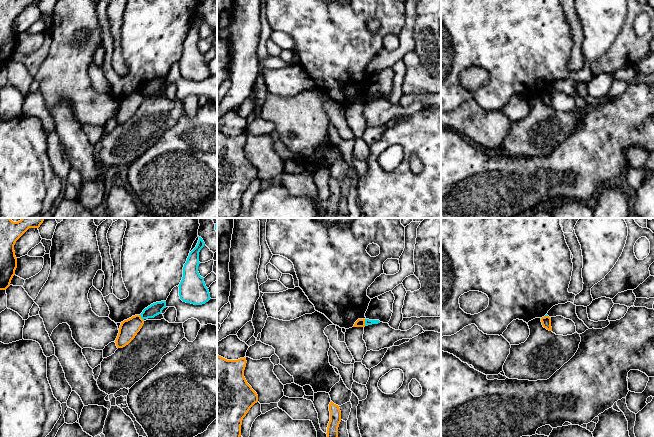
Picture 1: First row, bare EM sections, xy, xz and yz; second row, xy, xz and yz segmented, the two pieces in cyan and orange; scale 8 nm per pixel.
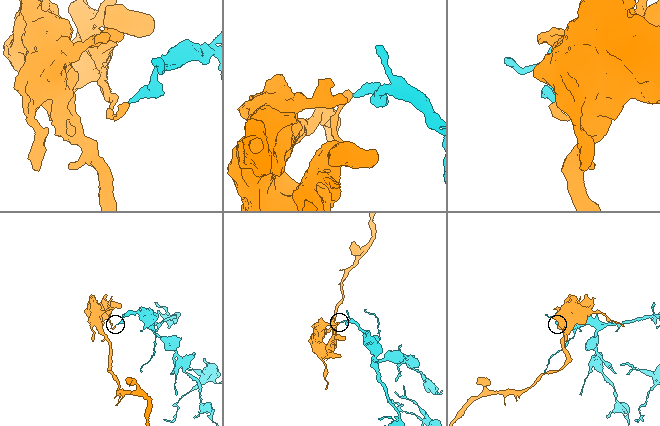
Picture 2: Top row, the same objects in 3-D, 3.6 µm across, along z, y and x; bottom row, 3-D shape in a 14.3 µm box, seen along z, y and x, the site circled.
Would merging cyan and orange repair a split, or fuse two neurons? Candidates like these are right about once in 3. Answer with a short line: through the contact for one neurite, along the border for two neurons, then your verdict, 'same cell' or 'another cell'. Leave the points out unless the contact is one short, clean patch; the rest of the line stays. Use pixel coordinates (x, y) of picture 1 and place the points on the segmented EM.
line xz (364, 319), (366, 325); another cell

